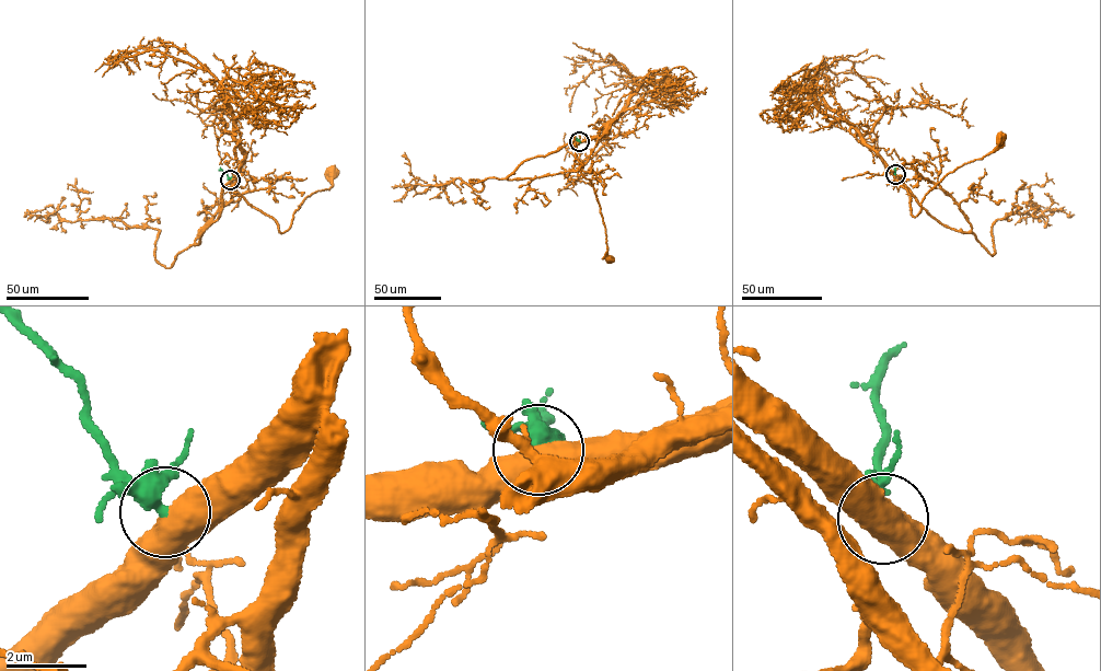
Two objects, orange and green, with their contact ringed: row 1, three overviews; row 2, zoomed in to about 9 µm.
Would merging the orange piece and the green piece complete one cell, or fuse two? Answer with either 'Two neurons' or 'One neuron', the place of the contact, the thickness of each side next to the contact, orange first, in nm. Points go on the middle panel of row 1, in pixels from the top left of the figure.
Two neurons. Place: (579, 141). Thickness 550 nm (orange) against 260 nm

